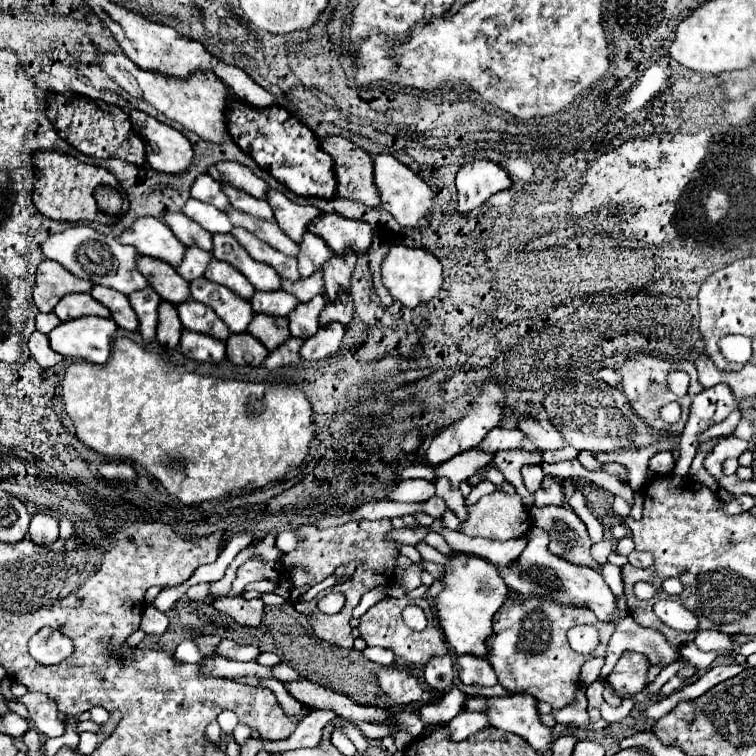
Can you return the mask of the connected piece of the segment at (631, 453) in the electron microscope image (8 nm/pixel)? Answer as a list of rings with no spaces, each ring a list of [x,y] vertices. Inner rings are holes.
[[[662,441],[650,447],[622,447],[618,451],[592,451],[592,457],[600,459],[600,463],[620,463],[628,469],[628,485],[634,491],[642,491],[652,477],[649,470],[650,457],[660,451],[674,451],[670,441]]]

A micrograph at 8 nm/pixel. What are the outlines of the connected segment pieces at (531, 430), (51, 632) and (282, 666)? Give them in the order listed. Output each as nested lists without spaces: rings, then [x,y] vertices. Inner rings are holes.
[[[520,419],[518,421],[518,429],[540,449],[540,451],[548,451],[548,449],[562,449],[564,439],[560,437],[558,429],[552,429],[552,425],[548,425],[548,421],[538,421],[538,419]]]
[[[42,627],[38,633],[34,633],[28,647],[30,655],[42,665],[60,663],[74,651],[72,639],[52,627]]]
[[[278,663],[278,665],[274,665],[270,671],[272,671],[272,675],[274,675],[276,679],[280,679],[280,681],[296,681],[296,679],[300,679],[298,671],[292,669],[288,663]]]

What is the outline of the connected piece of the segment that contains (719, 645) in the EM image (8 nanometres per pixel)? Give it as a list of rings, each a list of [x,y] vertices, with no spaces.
[[[714,630],[699,631],[694,643],[704,652],[732,650],[733,640],[726,634]]]

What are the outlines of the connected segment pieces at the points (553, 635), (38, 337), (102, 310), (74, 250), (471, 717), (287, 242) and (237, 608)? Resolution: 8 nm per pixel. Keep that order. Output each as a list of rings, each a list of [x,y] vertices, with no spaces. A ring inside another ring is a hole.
[[[508,597],[504,605],[496,611],[494,617],[494,633],[488,639],[488,661],[496,671],[498,683],[508,691],[528,691],[538,701],[550,703],[554,709],[570,705],[574,701],[580,667],[590,657],[604,657],[608,639],[612,636],[614,625],[606,621],[598,621],[596,615],[588,607],[570,607],[560,605],[552,599],[544,597]],[[574,625],[594,625],[600,633],[597,648],[589,655],[576,653],[566,639],[566,631]]]
[[[34,331],[34,333],[30,335],[30,339],[28,339],[28,349],[30,349],[30,353],[34,355],[34,359],[36,359],[42,367],[52,367],[52,365],[56,365],[56,363],[60,363],[60,361],[64,359],[62,355],[54,353],[54,351],[50,349],[48,335],[44,335],[44,333],[40,333],[40,331]]]
[[[72,293],[66,295],[64,299],[58,301],[54,307],[54,313],[58,315],[60,321],[70,321],[82,315],[98,315],[98,317],[108,317],[110,311],[96,299],[92,299],[90,293]]]
[[[82,223],[72,225],[56,235],[50,235],[40,247],[44,255],[60,265],[64,265],[70,273],[80,279],[90,279],[96,285],[112,287],[124,295],[130,295],[136,289],[144,289],[148,281],[136,269],[136,249],[122,245],[116,237],[98,231],[98,223]]]
[[[462,709],[460,715],[456,715],[450,723],[446,723],[450,729],[450,737],[454,741],[462,741],[464,737],[470,737],[474,731],[480,731],[484,727],[488,727],[488,719],[484,713],[476,713],[476,711],[466,711]]]
[[[228,205],[226,215],[228,215],[232,225],[238,225],[238,227],[244,227],[244,229],[252,231],[256,237],[260,237],[268,245],[280,249],[282,253],[288,253],[288,255],[296,257],[298,245],[286,233],[282,233],[282,229],[276,225],[276,221],[262,221],[258,217],[252,217],[248,213],[242,213],[242,211],[234,209],[232,205]]]
[[[218,597],[212,601],[212,607],[228,613],[234,621],[238,621],[240,625],[246,625],[246,627],[260,625],[262,615],[264,615],[264,601],[262,599],[246,601],[242,597],[234,597],[234,599],[232,597]]]

